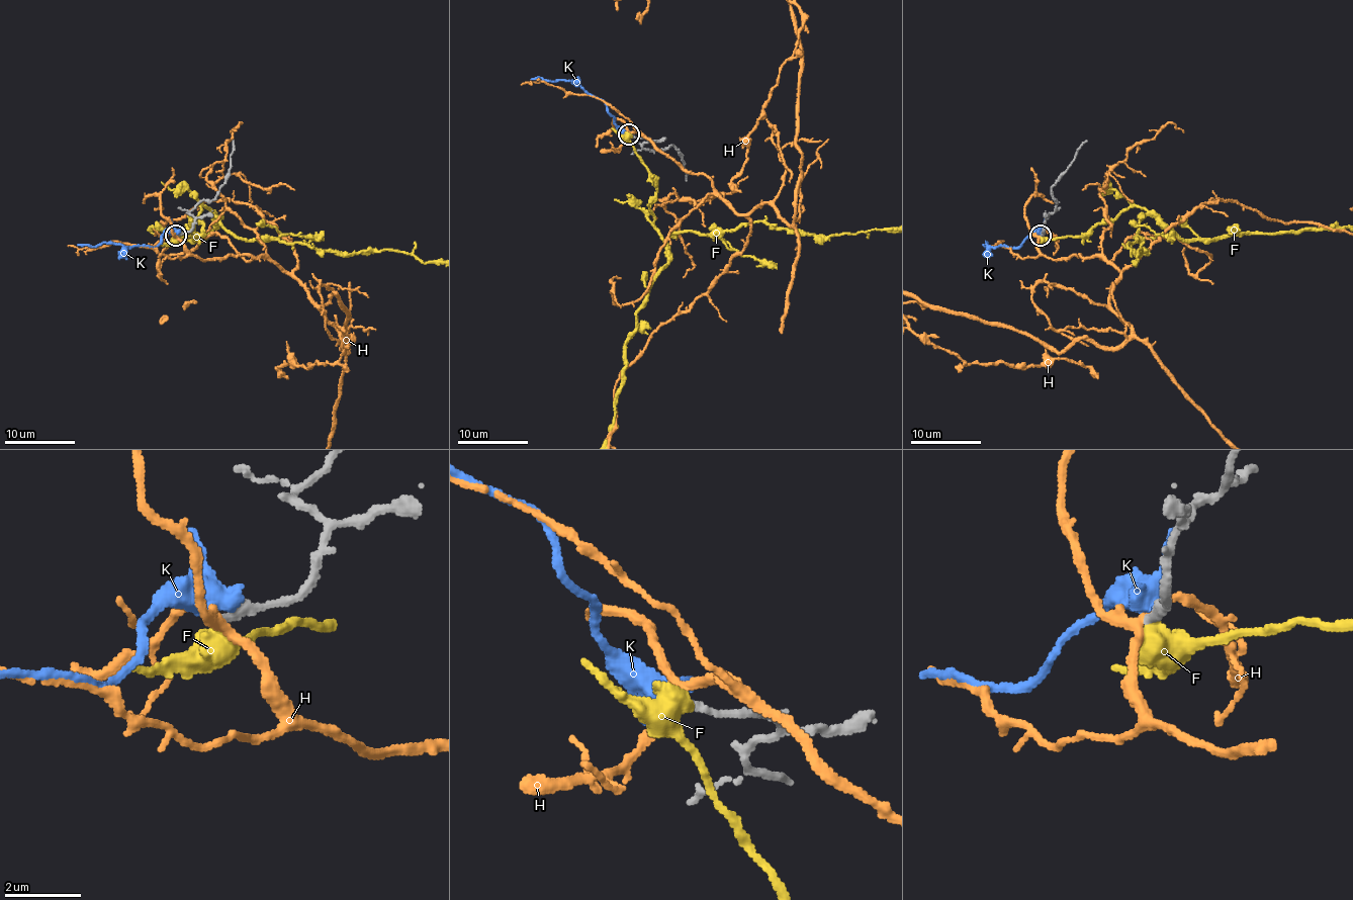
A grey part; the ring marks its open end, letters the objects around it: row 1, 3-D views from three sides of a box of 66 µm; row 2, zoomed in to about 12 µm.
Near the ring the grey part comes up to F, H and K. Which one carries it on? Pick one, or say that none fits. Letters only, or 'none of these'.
none of these

